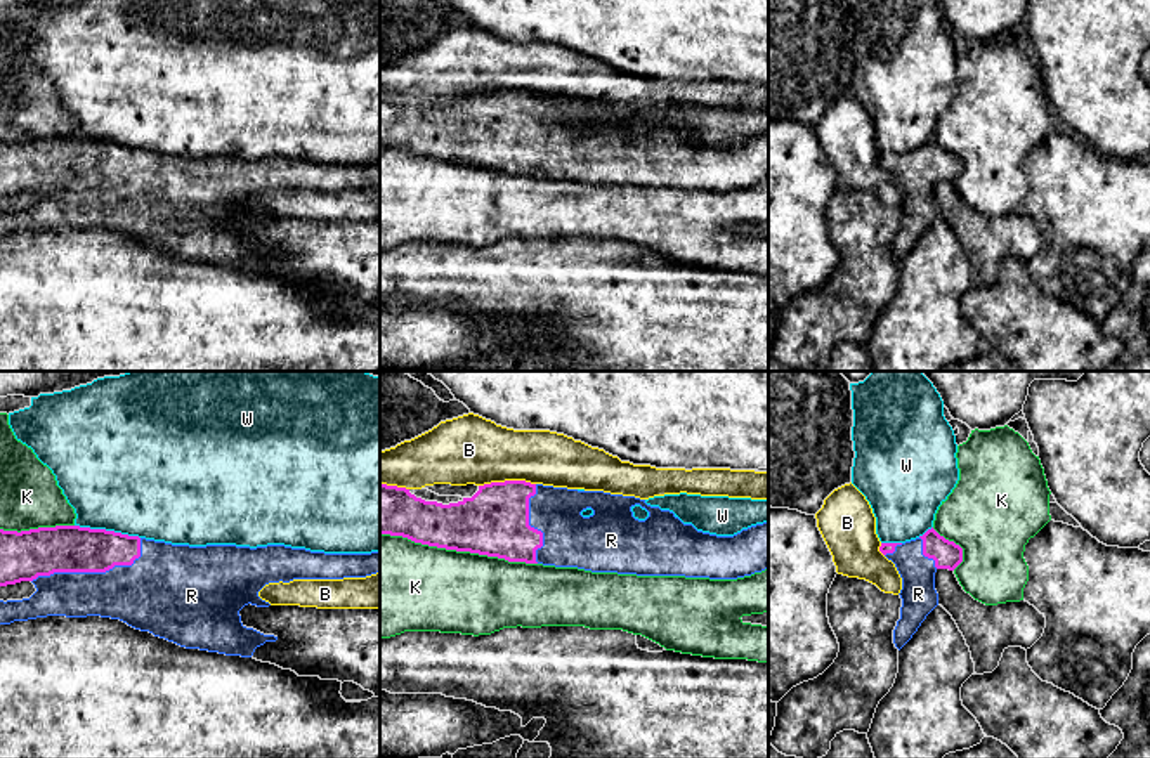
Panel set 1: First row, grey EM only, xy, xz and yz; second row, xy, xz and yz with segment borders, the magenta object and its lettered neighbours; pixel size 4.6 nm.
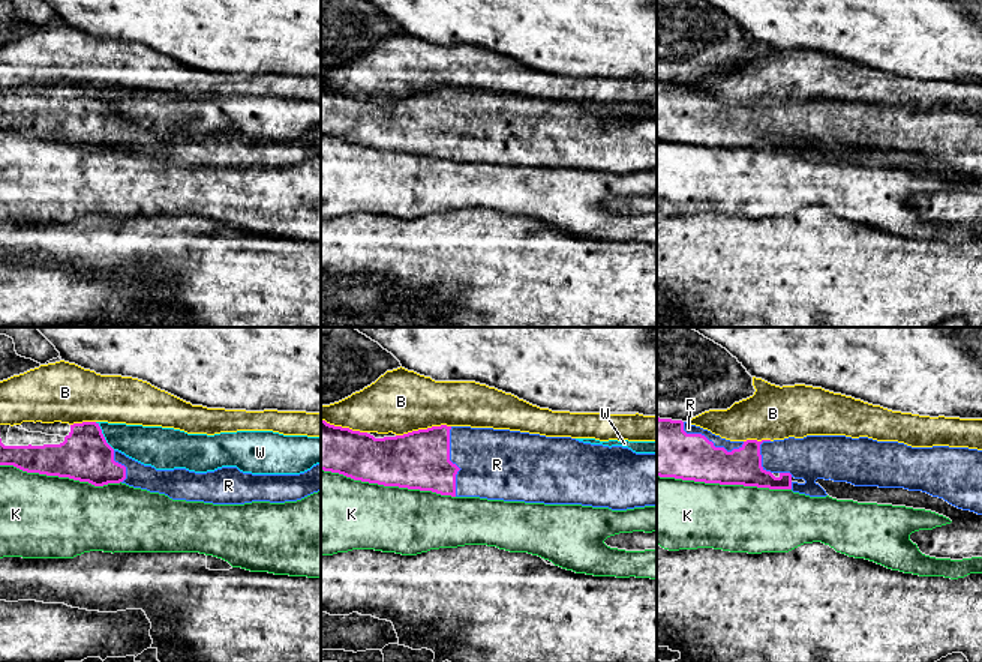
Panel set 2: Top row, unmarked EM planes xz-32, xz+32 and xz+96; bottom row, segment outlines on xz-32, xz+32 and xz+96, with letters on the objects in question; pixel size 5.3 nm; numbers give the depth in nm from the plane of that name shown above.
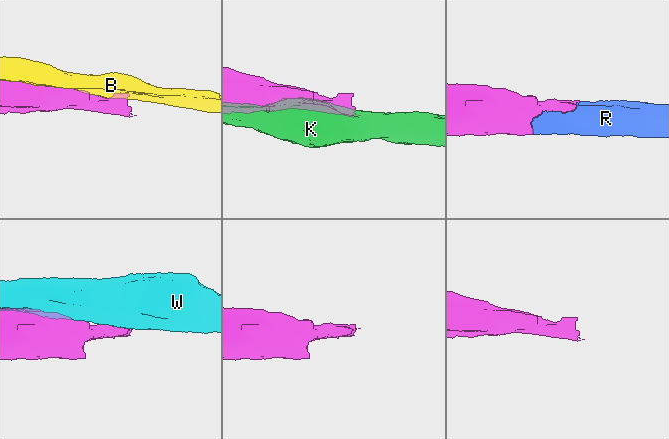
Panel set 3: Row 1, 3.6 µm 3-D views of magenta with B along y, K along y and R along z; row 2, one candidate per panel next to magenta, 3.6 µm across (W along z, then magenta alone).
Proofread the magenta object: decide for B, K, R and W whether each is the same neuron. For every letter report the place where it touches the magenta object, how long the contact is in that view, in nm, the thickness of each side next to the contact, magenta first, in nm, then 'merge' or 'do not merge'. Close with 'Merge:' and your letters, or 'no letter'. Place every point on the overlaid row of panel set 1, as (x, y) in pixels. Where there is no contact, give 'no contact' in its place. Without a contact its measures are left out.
B: contact xz (507, 481); length 260 nm; calibres 320 and 320 nm; do not merge
K: contact xz (458, 550); length 750 nm; calibres 320 and 400 nm; do not merge
R: contact xy (94, 571); length 550 nm; calibres 220 and 300 nm; merge
W: contact xy (108, 531); length 320 nm; calibres 220 and 480 nm; do not merge
Merge: R

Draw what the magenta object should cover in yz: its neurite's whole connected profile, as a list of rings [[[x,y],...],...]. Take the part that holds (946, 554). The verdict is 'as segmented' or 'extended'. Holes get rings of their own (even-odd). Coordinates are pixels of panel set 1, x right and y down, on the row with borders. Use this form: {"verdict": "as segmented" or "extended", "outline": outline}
{"verdict": "extended", "outline": [[[931,527],[905,543],[881,543],[879,552],[895,564],[902,578],[900,619],[893,630],[893,644],[900,650],[938,605],[935,572],[954,571],[963,562],[963,548]]]}

